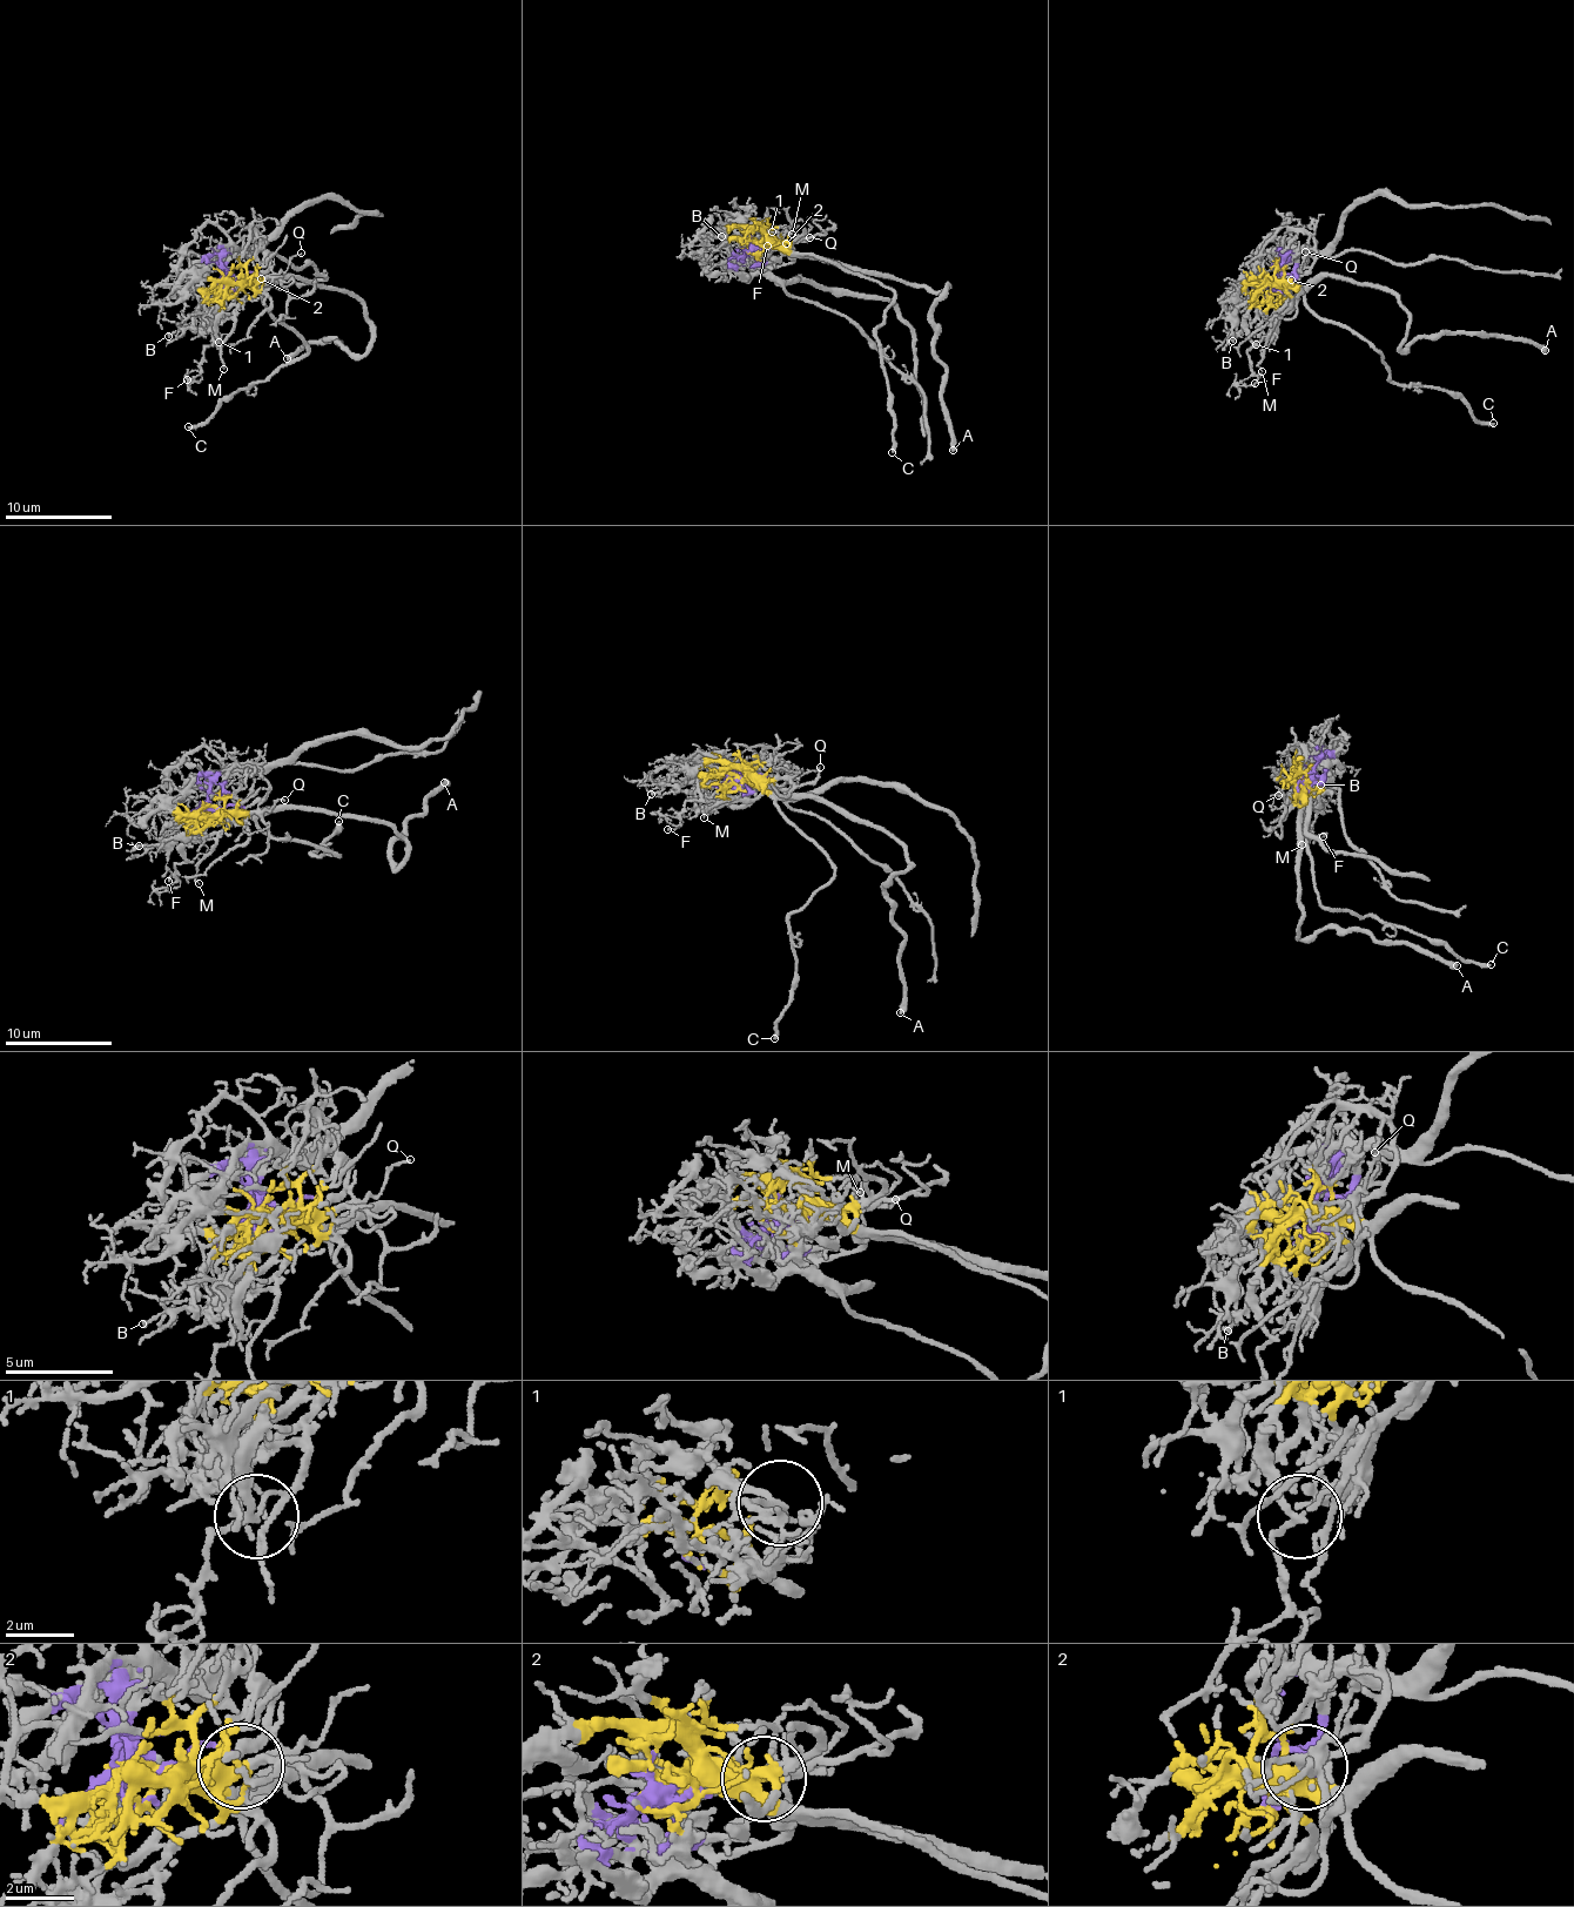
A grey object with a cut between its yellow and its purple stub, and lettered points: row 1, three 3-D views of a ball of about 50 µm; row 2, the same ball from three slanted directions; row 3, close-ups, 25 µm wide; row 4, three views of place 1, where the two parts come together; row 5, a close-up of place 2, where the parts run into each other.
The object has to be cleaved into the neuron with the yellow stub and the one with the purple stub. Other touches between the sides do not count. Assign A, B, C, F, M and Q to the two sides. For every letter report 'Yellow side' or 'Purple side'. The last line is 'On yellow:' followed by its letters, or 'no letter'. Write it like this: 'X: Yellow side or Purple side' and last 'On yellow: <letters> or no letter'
A: Yellow side
B: Yellow side
C: Yellow side
F: Yellow side
M: Yellow side
Q: Yellow side
On yellow: A, B, C, F, M, Q

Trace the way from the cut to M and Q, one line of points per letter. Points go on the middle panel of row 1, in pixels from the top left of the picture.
M: (754, 246), (748, 231), (753, 224), (778, 235), (793, 235)
Q: (754, 246), (782, 246), (806, 242), (809, 236)

